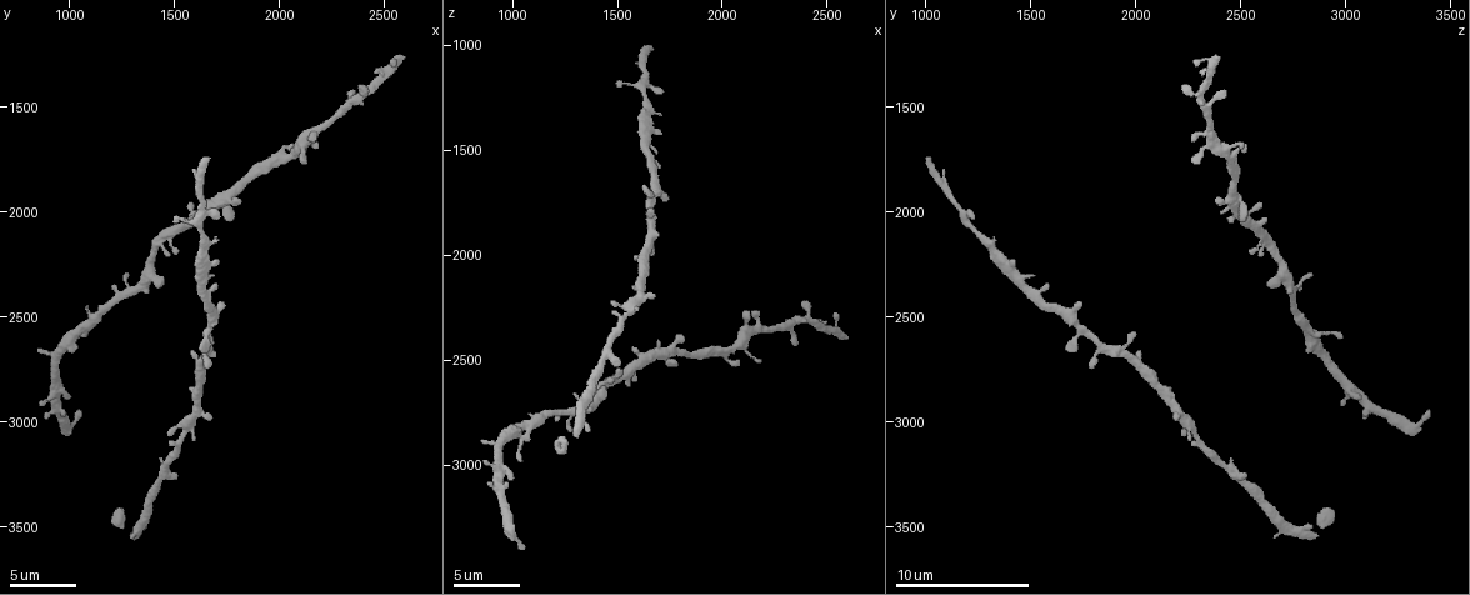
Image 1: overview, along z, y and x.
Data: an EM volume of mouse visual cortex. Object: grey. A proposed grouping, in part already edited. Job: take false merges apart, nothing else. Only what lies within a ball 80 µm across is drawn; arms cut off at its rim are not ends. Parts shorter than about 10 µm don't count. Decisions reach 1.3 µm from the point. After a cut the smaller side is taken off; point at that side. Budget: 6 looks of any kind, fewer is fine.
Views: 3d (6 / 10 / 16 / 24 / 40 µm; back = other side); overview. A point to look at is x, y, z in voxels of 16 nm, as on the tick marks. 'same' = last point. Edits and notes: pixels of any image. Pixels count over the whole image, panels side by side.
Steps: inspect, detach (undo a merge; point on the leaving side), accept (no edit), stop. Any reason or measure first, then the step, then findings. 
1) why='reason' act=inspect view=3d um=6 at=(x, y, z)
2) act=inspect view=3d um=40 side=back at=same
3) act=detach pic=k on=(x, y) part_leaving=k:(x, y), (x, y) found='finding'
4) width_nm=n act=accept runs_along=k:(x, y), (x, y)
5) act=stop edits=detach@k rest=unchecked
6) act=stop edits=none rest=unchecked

why='sudden change in width' act=inspect view=3d um=10 at=(1560, 3020, 2260)

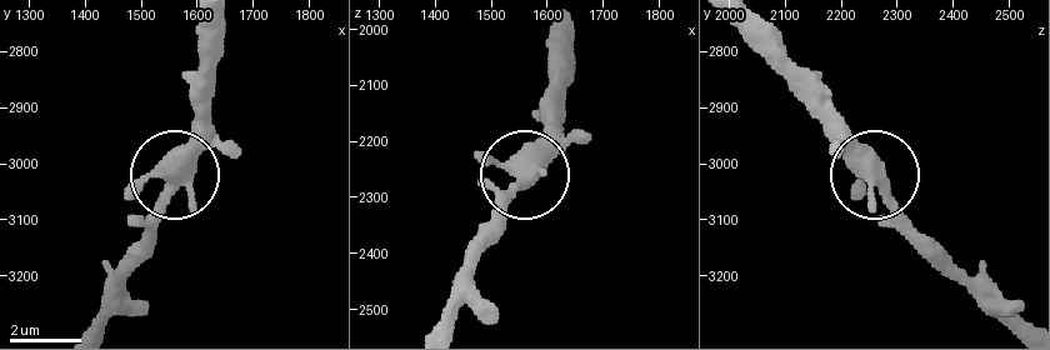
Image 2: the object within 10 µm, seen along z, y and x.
act=accept runs_along=2:(433, 329), (550, 118) found='one cell here'

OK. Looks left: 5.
why='two arms in line, one across' act=inspect view=3d um=16 at=(1630, 2180, 1330)

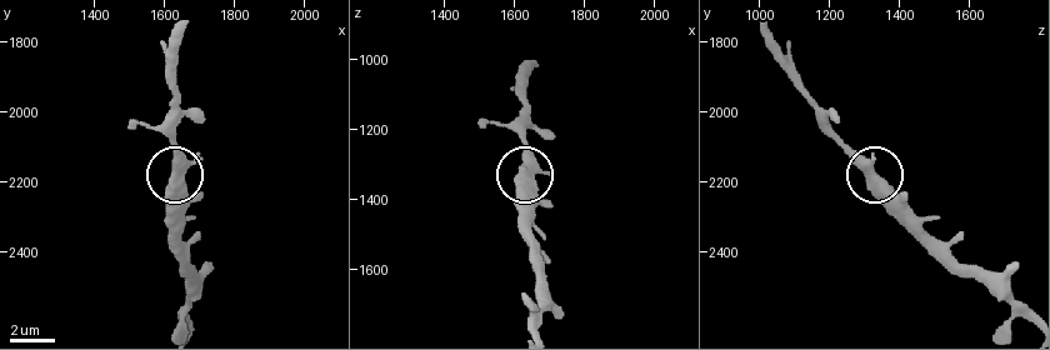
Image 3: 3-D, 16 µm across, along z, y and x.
why='other side' act=inspect view=3d um=16 side=back at=(1640, 2180, 1330)

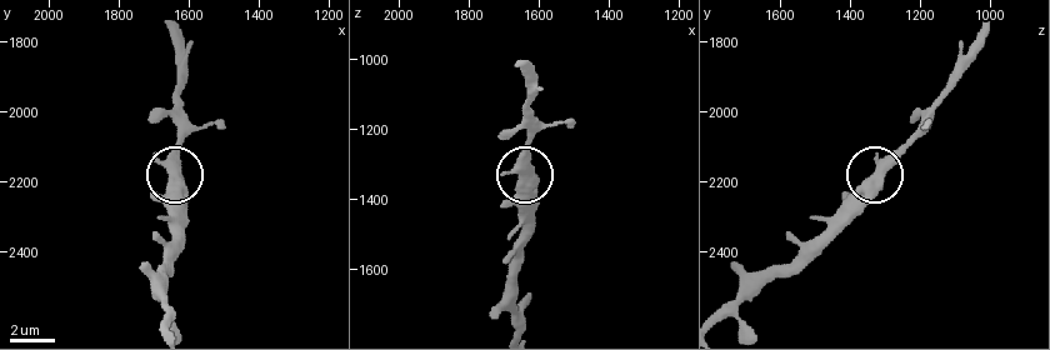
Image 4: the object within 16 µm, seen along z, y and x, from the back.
arms=3 act=accept found='one cell here'

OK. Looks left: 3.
why='thin neck' act=inspect view=3d um=16 at=(1850, 1850, 2470)

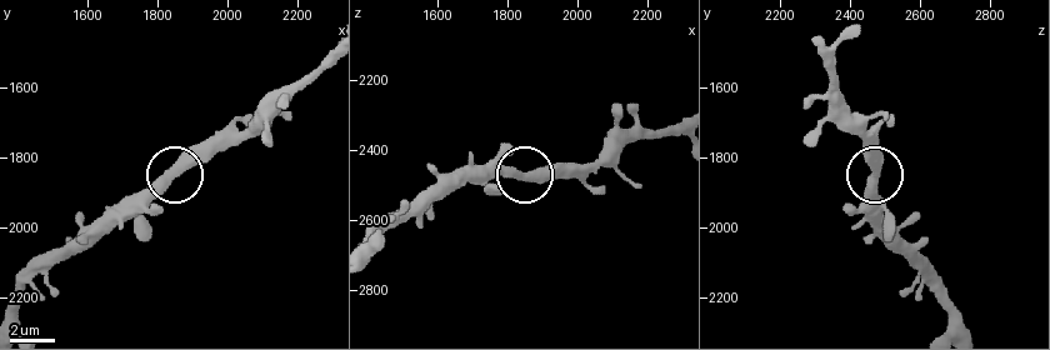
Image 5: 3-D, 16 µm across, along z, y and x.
act=inspect view=3d um=16 side=back at=(1850, 1840, 2480)

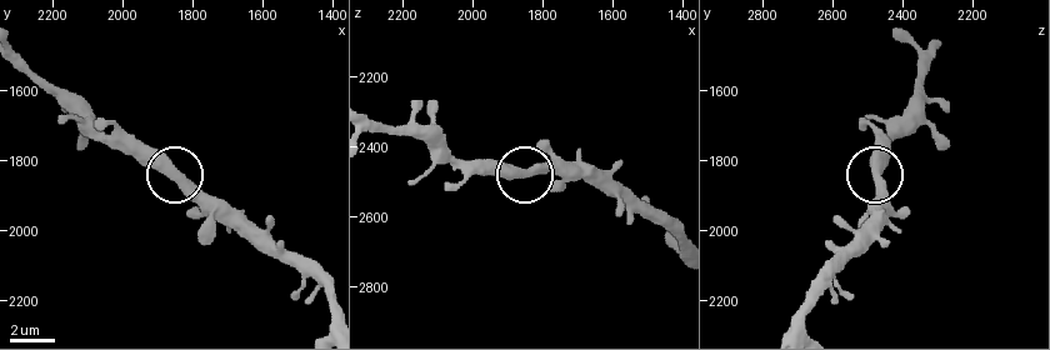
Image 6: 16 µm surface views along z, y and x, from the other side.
width_nm=420 act=accept runs_along=6:(325, 293), (248, 243), (120, 126) found='all the same cell'

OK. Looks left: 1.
act=stop edits=none rest=unchecked

